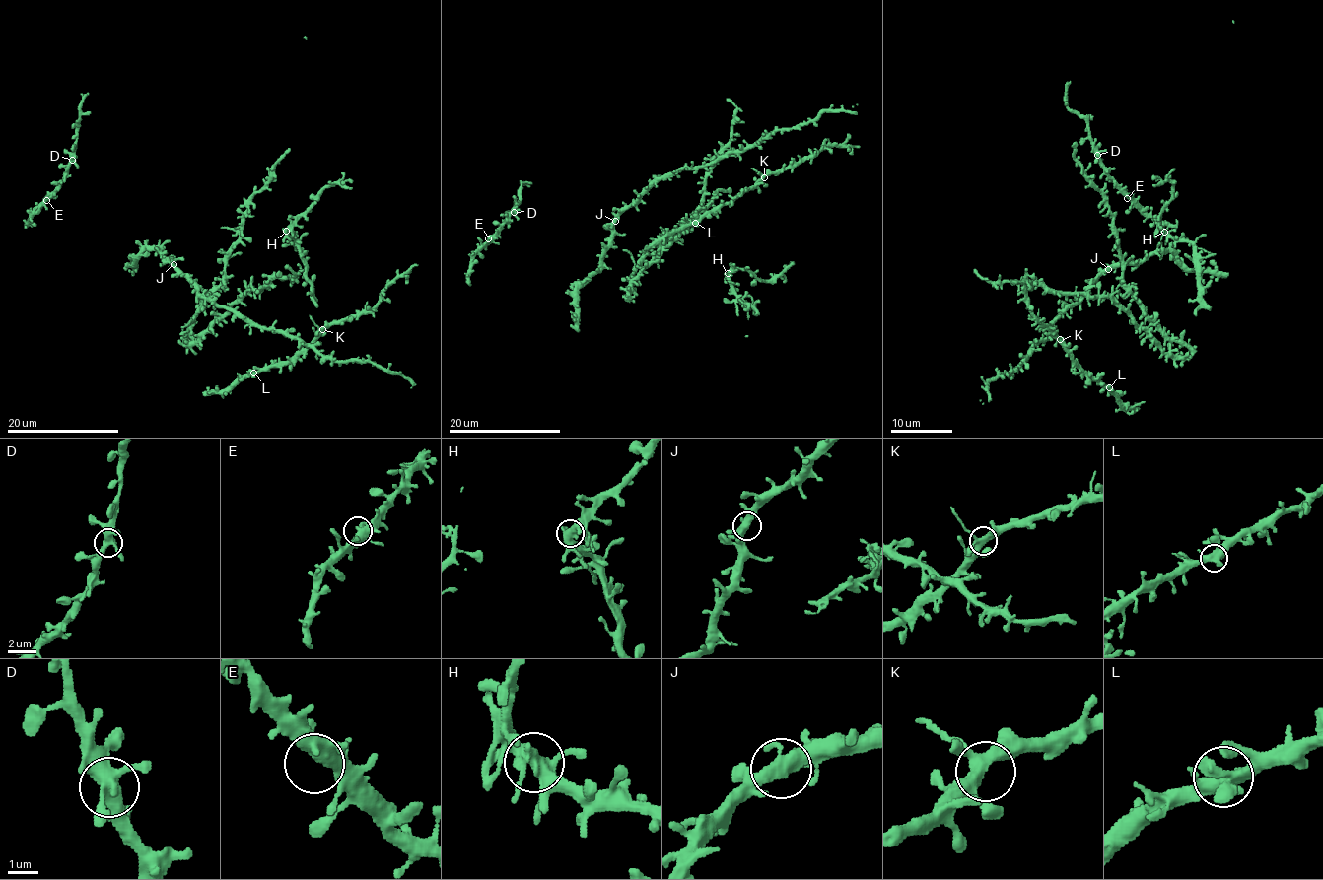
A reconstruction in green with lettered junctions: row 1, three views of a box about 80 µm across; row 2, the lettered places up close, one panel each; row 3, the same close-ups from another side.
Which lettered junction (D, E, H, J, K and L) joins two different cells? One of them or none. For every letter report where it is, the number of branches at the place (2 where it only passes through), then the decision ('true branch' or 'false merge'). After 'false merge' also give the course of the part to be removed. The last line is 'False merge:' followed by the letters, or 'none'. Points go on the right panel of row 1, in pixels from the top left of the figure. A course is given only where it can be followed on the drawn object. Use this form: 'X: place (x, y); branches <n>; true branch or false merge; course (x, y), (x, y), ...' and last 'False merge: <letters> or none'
D: place (1097, 155); branches 4; true branch
E: place (1127, 198); branches 4; true branch
H: place (1164, 232); branches 4; true branch
J: place (1108, 269); branches 4; true branch
K: place (1060, 339); branches 4; true branch
L: place (1109, 387); branches 4; true branch
False merge: none

